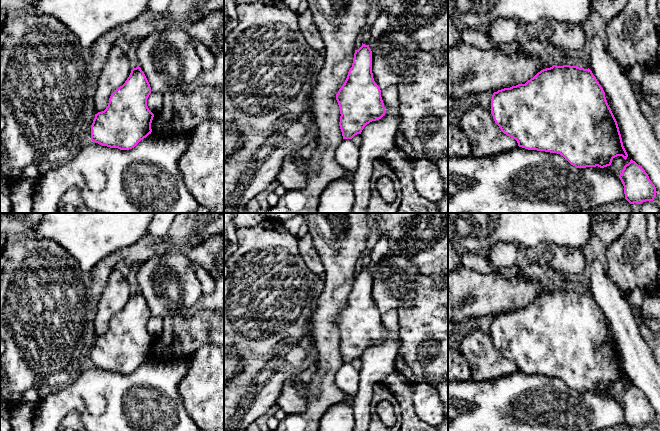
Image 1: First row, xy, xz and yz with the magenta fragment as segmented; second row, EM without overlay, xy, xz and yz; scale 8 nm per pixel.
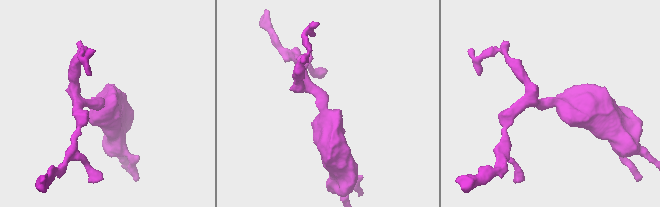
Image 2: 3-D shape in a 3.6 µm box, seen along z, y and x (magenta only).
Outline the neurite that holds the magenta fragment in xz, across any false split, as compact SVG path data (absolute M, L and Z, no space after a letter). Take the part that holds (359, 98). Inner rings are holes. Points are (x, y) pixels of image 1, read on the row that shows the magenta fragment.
M362 43L362 46L355 50L352 67L344 84L336 94L336 100L340 108L339 126L343 139L352 139L355 135L361 134L367 124L379 120L385 115L386 110L381 97L381 90L373 78L372 51L369 45Z

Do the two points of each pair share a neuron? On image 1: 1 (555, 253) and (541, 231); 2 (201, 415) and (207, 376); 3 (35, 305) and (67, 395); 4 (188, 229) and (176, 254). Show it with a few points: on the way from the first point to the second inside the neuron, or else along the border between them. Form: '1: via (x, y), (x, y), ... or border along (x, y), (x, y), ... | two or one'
1: border along (547, 244), (570, 246), (572, 248) | two
2: via (207, 405), (207, 386) | one
3: border along (83, 372), (71, 384), (57, 390) | two
4: border along (181, 246), (185, 248) | two

